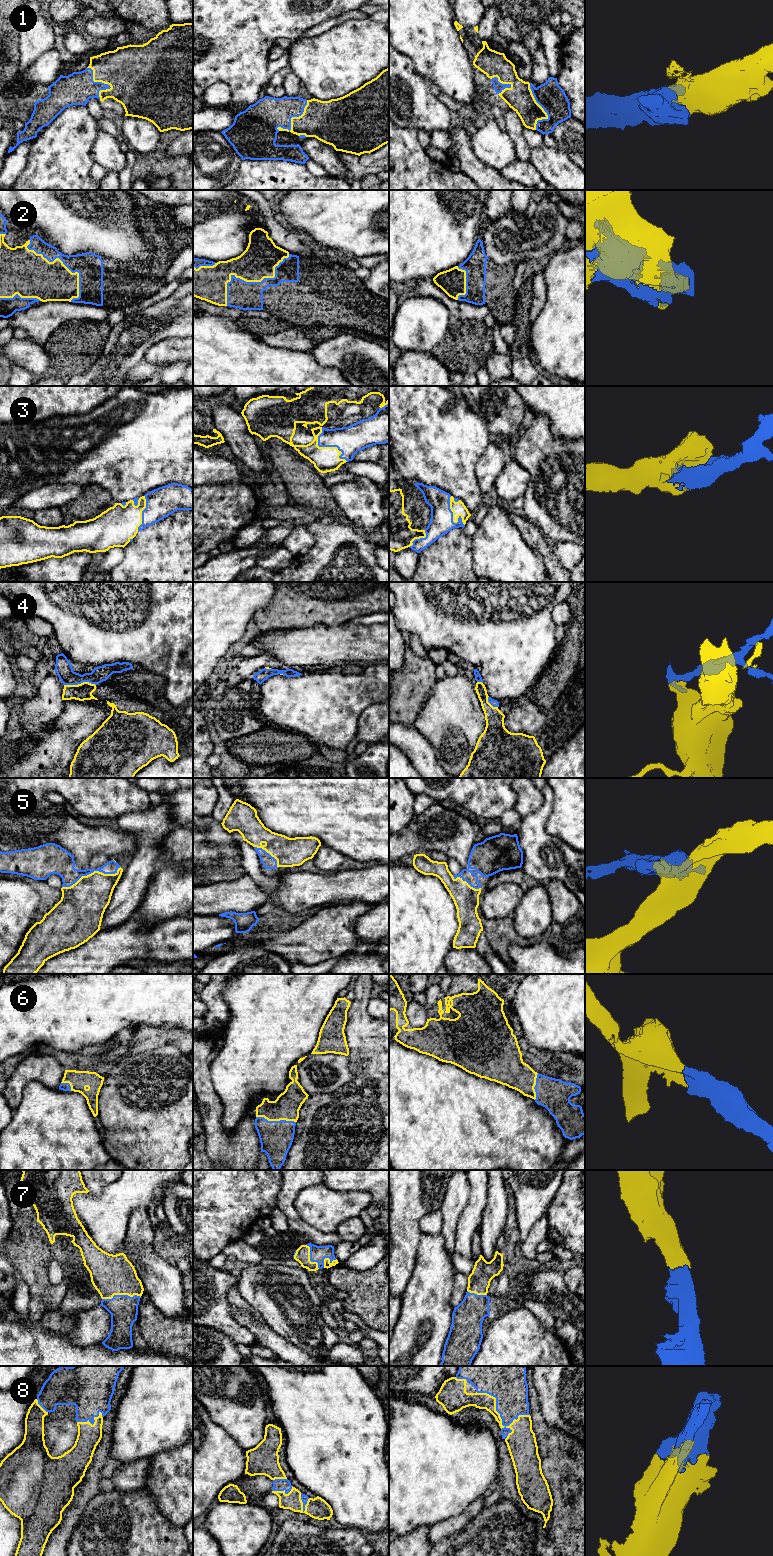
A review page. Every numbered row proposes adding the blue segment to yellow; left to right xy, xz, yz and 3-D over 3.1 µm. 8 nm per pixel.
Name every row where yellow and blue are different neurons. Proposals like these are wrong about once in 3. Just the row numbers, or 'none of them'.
4

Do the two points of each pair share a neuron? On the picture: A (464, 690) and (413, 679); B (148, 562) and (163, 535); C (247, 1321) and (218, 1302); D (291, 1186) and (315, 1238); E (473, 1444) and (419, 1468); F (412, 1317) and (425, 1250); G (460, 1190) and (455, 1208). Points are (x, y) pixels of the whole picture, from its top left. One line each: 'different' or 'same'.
A: different
B: same
C: different
D: same
E: same
F: same
G: same

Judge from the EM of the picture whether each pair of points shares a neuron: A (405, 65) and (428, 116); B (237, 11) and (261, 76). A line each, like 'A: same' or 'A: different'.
A: same
B: same

